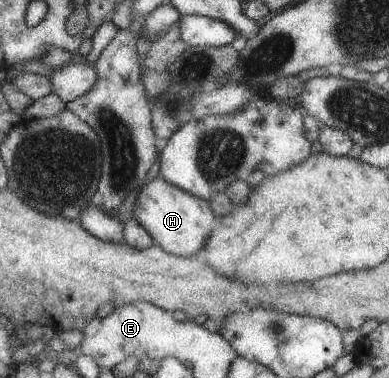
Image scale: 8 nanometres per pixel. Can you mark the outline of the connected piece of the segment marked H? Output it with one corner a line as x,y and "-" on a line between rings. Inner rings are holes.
160,176
142,189
133,214
152,235
155,244
167,253
184,257
193,257
206,247
218,227
219,220
209,201
166,183

